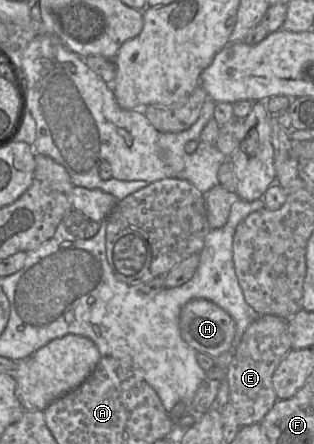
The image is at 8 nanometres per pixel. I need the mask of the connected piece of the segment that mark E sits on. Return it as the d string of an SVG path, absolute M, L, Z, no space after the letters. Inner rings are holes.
M257 316L244 332L226 369L229 402L236 410L240 427L260 423L278 400L273 388L272 377L280 361L291 349L288 320L282 317Z

